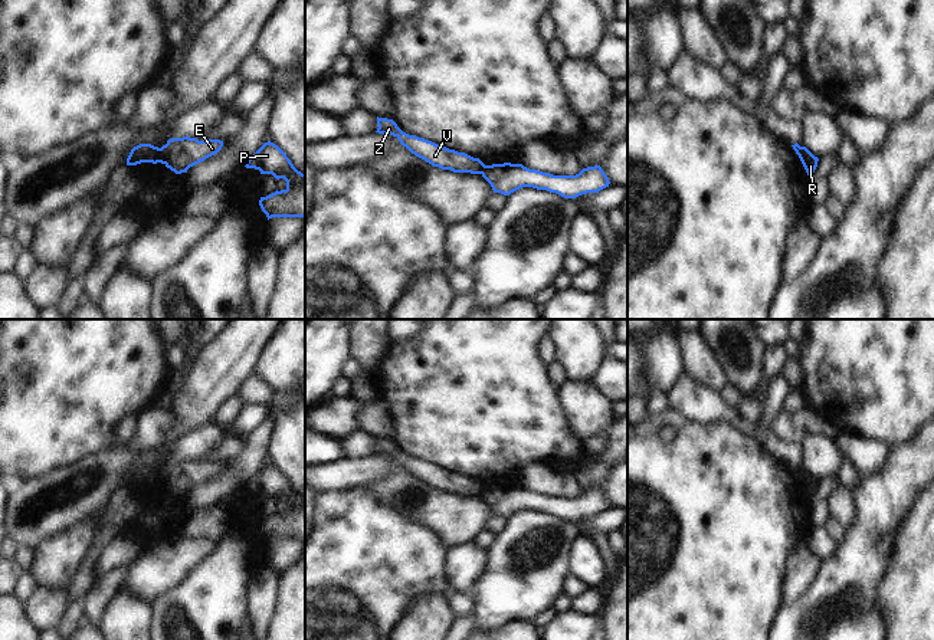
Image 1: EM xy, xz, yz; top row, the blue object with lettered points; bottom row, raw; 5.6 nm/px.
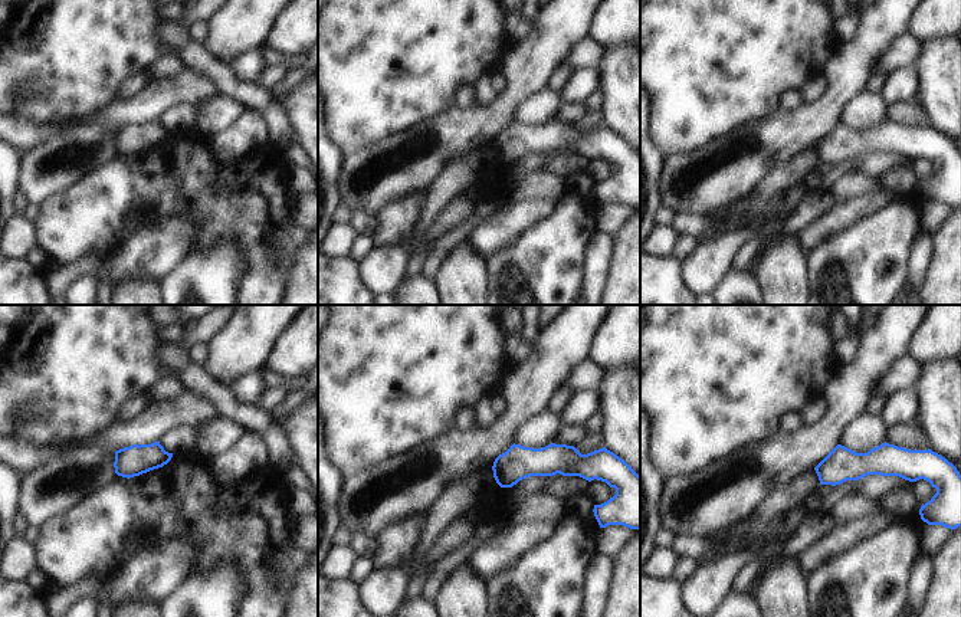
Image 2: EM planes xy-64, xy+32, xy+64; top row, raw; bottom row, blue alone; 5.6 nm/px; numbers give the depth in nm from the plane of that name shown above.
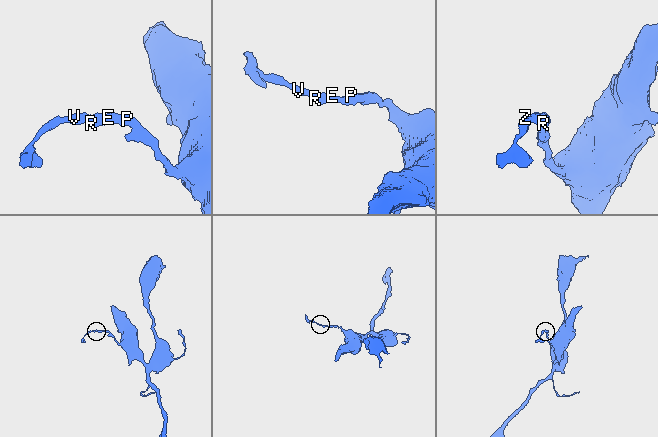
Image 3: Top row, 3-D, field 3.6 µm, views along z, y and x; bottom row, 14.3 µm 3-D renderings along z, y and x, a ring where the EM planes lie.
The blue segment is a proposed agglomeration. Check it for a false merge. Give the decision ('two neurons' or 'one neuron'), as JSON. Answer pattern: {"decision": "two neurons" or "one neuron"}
{"decision": "two neurons"}

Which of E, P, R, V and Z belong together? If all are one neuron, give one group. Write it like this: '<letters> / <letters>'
E P R / V Z

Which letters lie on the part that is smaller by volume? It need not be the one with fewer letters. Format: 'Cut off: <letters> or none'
Cut off: V, Z

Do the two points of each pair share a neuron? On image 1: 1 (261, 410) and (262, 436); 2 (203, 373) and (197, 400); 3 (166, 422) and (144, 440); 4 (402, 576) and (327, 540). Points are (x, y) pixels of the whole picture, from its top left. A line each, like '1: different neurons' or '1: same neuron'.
1: different neurons
2: same neuron
3: same neuron
4: same neuron

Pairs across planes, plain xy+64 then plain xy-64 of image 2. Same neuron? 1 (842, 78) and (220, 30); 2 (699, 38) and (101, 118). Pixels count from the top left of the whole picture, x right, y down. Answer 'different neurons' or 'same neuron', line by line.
1: same neuron
2: different neurons

